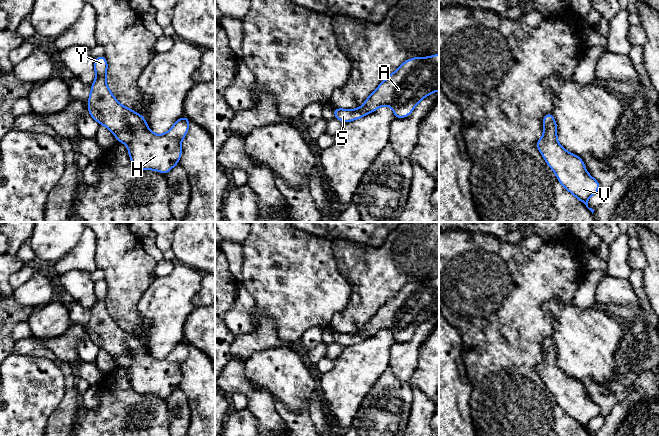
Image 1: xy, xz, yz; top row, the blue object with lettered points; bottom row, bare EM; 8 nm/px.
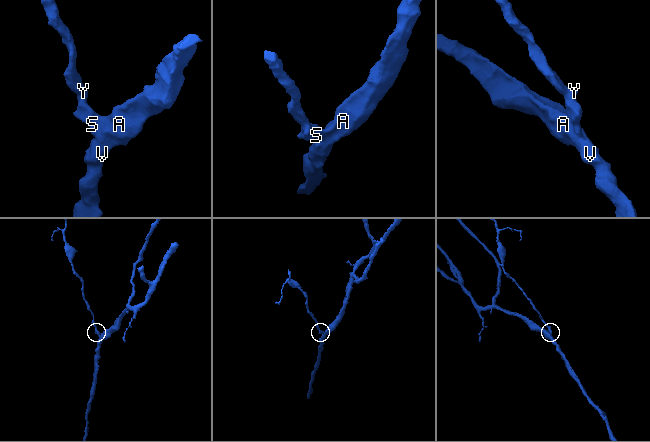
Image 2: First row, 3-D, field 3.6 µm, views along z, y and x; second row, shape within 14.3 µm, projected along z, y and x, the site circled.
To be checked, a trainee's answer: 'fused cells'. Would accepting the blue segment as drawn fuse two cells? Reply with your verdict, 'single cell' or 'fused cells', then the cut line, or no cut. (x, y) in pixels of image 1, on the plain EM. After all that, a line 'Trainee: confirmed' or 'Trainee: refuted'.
single cell; cut none
Trainee: refuted

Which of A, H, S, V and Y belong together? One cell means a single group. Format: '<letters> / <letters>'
A H S V Y

